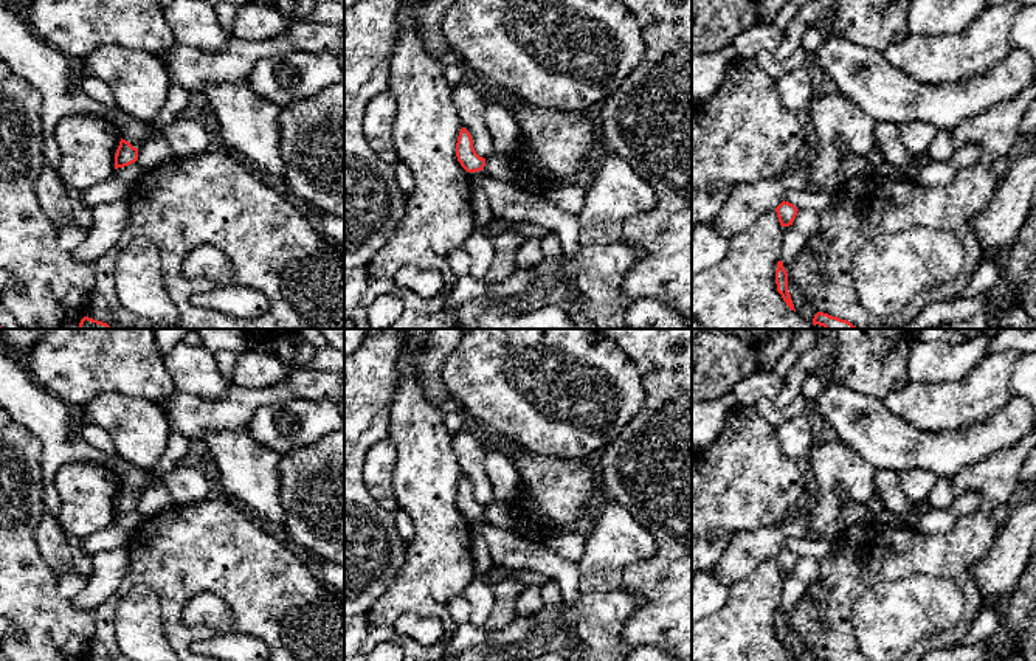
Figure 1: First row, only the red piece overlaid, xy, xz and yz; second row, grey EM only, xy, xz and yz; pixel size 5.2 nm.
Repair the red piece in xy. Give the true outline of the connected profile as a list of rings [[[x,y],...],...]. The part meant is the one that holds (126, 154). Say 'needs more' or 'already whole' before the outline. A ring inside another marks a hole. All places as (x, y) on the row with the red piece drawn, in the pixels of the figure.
already whole; [[[119,141],[119,146],[115,154],[115,169],[129,166],[138,160],[138,149],[133,147],[129,141]]]

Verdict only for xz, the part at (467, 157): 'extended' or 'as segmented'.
as segmented

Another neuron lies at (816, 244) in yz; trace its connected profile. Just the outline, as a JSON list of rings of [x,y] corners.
[[[813,234],[806,239],[805,245],[819,259],[822,265],[827,265],[827,242],[820,234]]]

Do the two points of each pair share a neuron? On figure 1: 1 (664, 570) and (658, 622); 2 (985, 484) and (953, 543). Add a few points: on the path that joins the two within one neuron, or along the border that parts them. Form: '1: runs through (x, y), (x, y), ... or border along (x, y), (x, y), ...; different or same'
1: runs through (664, 582), (664, 610); same
2: runs through (985, 498), (985, 509), (966, 529); same

